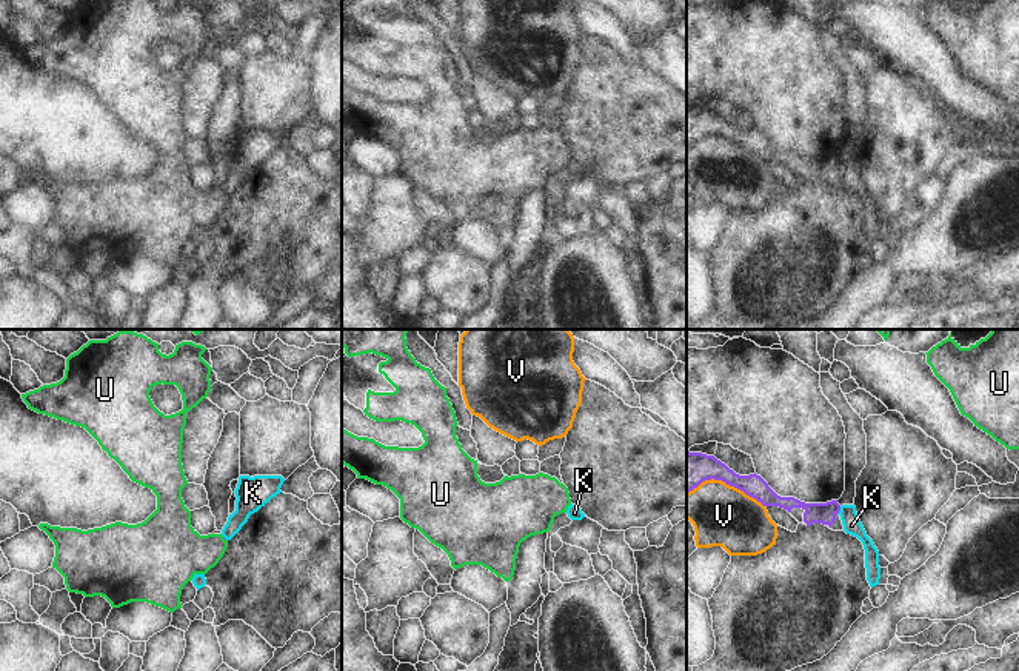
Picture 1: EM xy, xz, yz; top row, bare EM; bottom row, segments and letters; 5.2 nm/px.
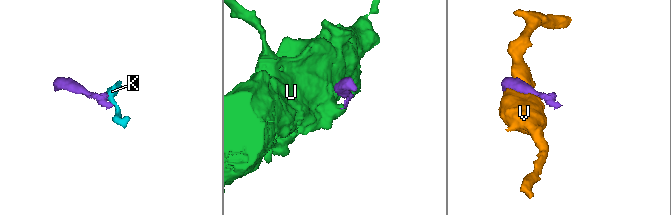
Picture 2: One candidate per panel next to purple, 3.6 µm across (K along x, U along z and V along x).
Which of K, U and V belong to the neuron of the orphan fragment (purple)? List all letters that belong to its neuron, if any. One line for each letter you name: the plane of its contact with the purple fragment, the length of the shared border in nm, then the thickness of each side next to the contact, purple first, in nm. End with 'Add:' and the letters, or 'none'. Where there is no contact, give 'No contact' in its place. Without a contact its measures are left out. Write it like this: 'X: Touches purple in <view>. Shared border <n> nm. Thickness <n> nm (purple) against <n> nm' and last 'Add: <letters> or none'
U: No contact
Add: U

